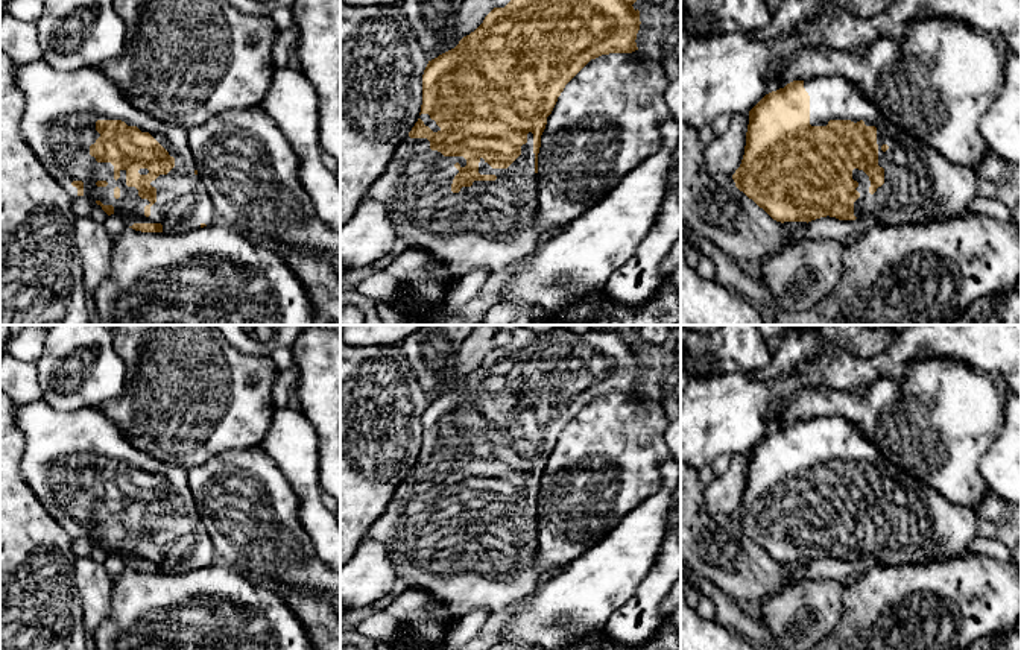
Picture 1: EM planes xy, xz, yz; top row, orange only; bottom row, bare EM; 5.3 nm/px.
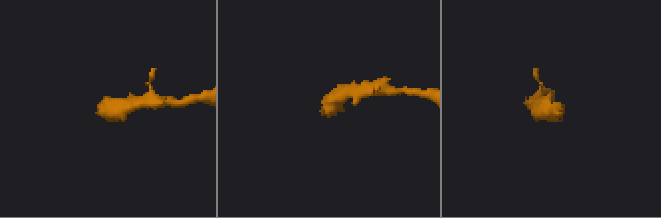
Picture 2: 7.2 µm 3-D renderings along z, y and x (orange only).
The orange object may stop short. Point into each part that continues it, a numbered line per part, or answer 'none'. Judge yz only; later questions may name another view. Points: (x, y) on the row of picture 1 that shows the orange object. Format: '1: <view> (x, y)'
1: yz (921, 186)

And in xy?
1: xy (61, 108)

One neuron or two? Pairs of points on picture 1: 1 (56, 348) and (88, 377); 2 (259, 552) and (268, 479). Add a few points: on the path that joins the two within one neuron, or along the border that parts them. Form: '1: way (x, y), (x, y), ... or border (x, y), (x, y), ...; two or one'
1: way (64, 353), (81, 369); one
2: way (259, 533), (259, 497); one

